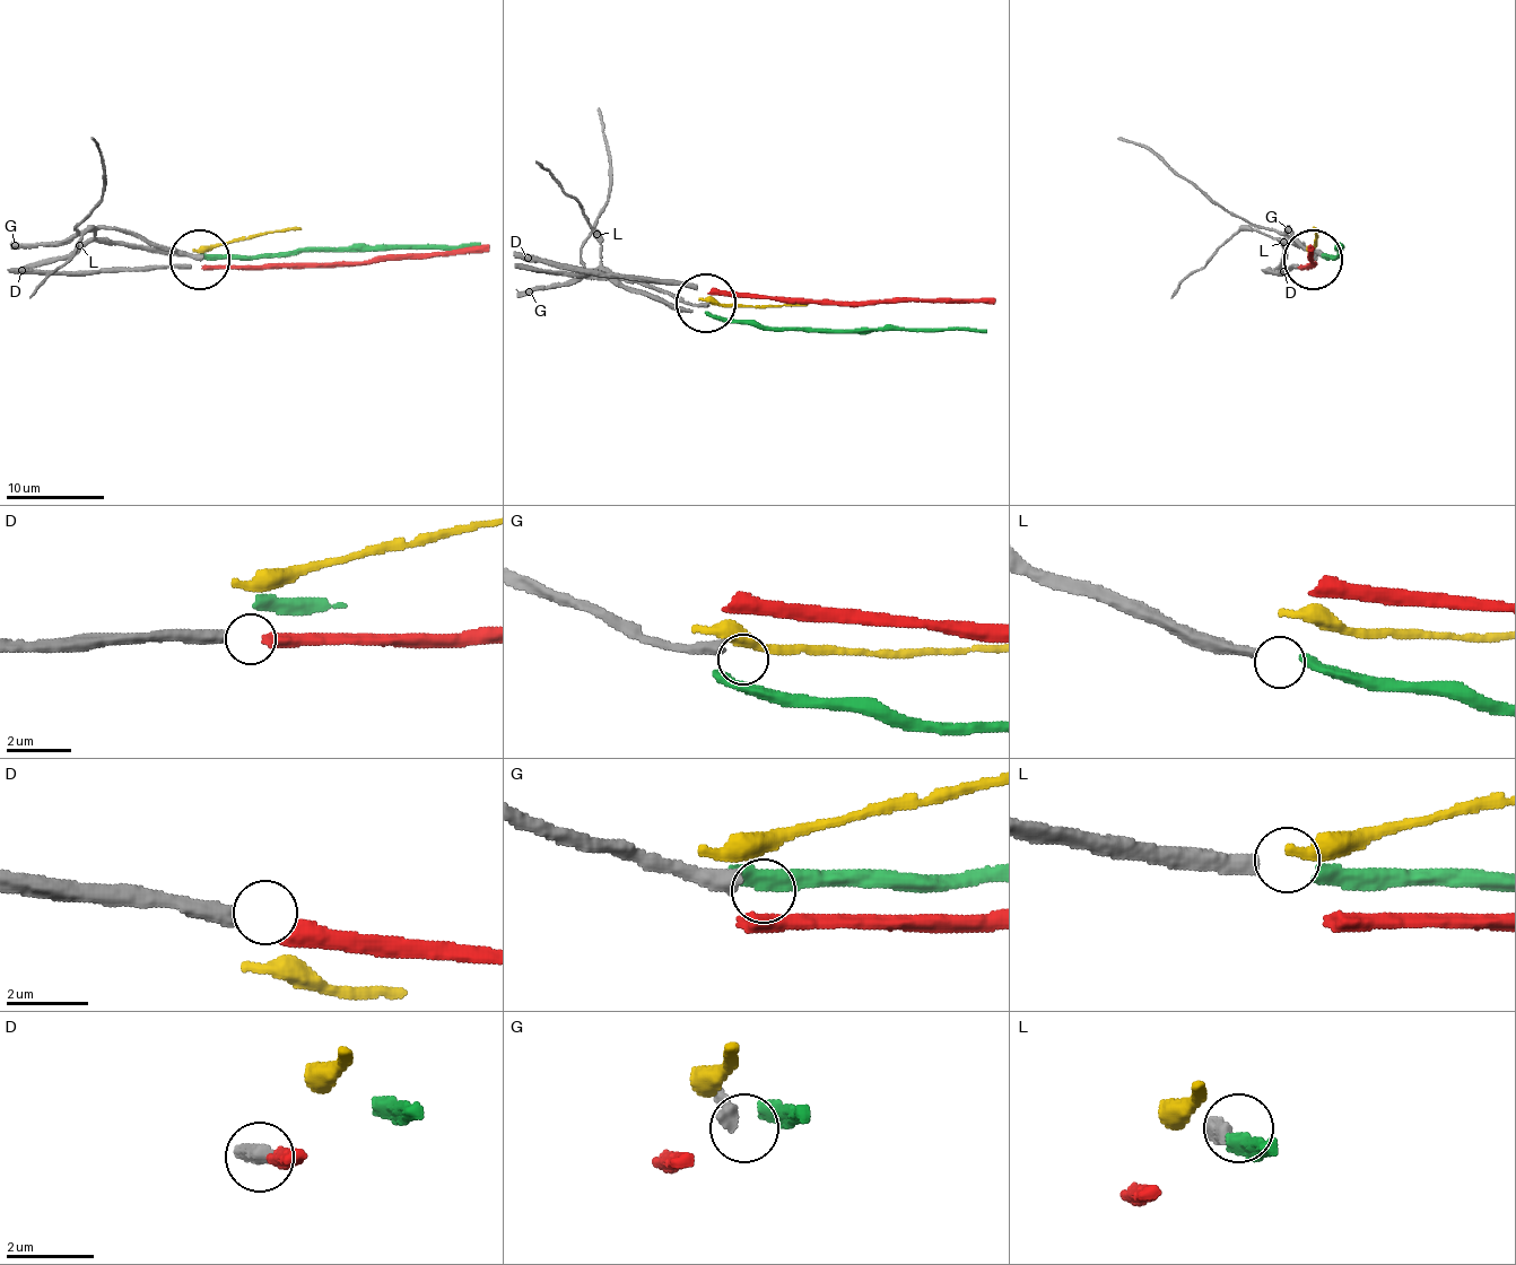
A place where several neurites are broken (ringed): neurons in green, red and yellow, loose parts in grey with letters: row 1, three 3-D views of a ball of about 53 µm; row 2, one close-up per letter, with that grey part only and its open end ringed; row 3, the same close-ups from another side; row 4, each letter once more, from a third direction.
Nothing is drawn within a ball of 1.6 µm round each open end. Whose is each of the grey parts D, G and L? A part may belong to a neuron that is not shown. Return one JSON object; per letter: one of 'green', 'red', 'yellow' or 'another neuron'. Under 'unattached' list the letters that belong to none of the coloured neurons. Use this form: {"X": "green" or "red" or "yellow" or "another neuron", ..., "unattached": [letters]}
{"D": "red", "G": "another neuron", "L": "green", "unattached": ["G"]}

